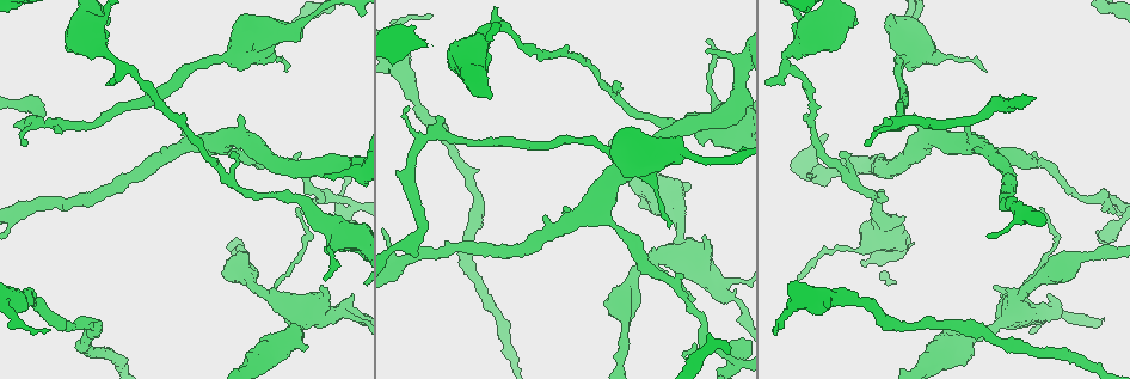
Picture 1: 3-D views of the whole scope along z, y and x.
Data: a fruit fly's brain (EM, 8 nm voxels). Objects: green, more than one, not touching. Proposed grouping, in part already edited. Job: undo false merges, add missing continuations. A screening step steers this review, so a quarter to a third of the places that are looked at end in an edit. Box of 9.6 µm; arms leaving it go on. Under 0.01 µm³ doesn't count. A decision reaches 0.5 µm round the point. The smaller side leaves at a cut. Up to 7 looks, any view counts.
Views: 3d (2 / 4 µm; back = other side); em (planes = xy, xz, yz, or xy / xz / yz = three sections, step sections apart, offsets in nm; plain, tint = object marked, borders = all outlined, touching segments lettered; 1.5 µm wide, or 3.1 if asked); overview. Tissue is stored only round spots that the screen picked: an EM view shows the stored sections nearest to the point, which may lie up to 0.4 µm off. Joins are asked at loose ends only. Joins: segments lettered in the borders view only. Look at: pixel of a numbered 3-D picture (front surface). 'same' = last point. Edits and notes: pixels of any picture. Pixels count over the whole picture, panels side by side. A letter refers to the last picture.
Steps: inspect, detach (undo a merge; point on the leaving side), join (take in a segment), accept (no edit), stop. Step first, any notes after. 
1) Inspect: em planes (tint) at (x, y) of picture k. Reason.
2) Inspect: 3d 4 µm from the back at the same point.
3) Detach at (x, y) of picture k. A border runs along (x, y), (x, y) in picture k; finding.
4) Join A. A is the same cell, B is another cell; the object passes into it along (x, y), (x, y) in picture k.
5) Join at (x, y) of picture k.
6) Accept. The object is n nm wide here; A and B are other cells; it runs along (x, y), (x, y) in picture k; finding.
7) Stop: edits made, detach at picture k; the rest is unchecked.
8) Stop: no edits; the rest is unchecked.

Inspect: 3d 2 µm at (324, 199) of picture 1. A fork.

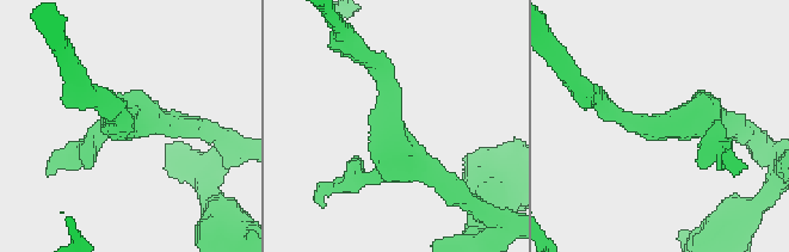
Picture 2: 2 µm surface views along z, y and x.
Inspect: em xz step 8 (tint) at (129, 123) of picture 2. Shape alone is not enough.

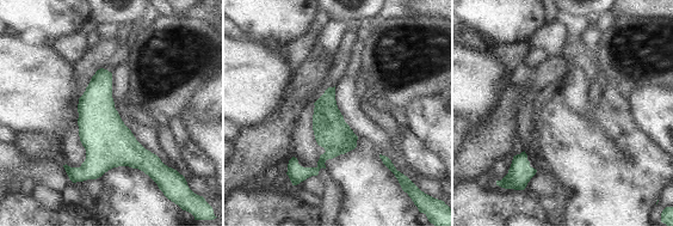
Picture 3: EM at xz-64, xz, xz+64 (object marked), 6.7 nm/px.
Inspect: em planes (borders) at the same point.

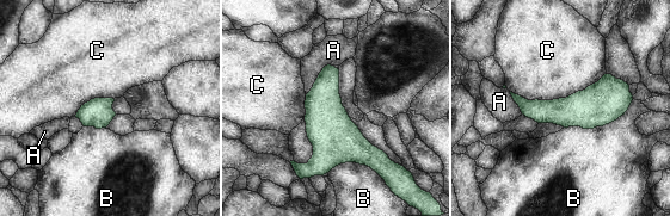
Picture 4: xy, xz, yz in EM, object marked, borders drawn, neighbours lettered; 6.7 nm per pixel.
Accept. A, B and C are other cells; it runs along (628, 96), (588, 109), (529, 109), (516, 98) in picture 4; continuous, no second cell.

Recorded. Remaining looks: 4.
Inspect: 3d 4 µm at (264, 56) of picture 1. Thick turns thin.

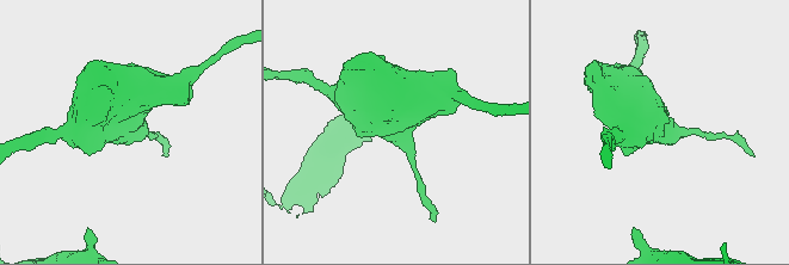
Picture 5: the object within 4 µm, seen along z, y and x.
Inspect: em yz step 8 (tint) at (135, 126) of picture 5.

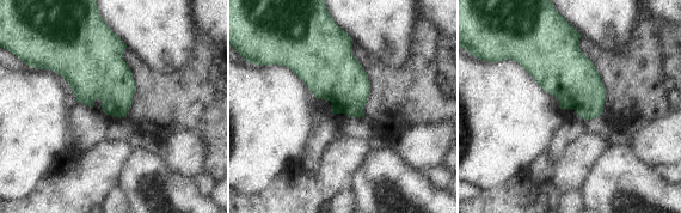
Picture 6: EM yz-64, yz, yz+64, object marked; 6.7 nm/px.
Inspect: em yz step 8 (borders) at the same point. See the neighbours.

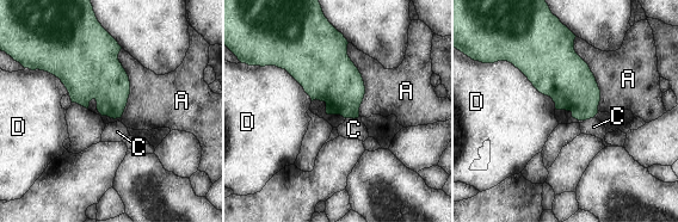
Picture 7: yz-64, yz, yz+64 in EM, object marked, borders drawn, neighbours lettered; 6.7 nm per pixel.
Accept. The longest contact is with D, 550 nm; A, C and D are other cells; a border runs along (487, 62), (511, 62), (555, 108) in picture 7; continuous, no second cell.

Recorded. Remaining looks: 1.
Stop: no edits; the rest is unchecked.

